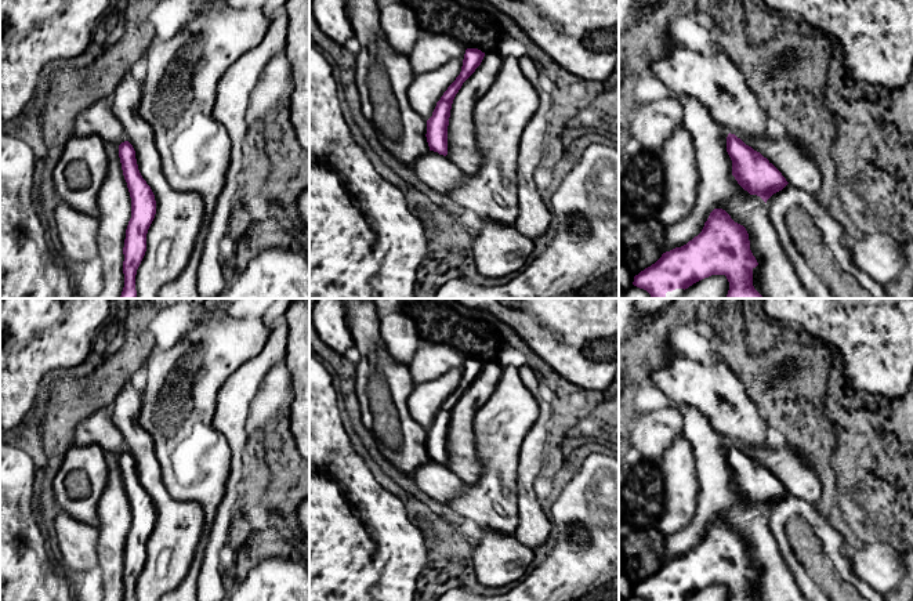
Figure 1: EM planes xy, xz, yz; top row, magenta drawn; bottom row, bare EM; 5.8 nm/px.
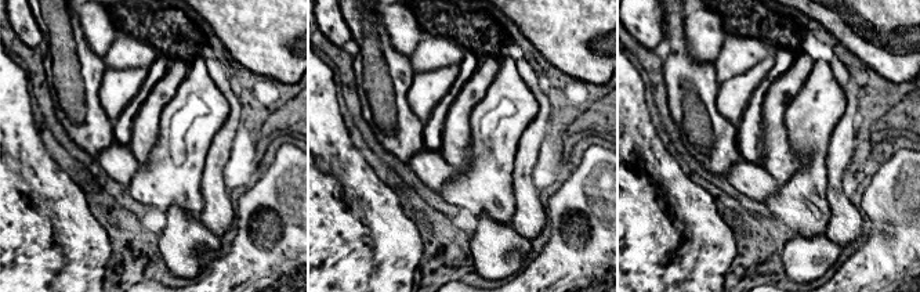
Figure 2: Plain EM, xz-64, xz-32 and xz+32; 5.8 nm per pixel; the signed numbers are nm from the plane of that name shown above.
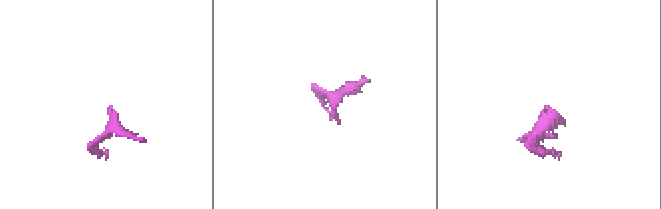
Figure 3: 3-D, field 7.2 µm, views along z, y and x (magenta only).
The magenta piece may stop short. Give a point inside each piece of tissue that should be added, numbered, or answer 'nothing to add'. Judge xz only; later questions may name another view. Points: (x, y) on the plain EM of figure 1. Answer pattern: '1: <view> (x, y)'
nothing to add

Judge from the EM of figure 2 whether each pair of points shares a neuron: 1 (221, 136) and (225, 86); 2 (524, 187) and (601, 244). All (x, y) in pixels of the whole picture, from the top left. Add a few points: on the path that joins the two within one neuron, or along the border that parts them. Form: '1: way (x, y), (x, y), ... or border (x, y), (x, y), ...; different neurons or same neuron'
1: way (232, 123), (234, 98); same neuron
2: border (544, 204), (547, 226); different neurons

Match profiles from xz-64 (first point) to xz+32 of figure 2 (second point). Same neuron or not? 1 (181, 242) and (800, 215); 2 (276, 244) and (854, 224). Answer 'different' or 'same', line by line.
1: different
2: different

